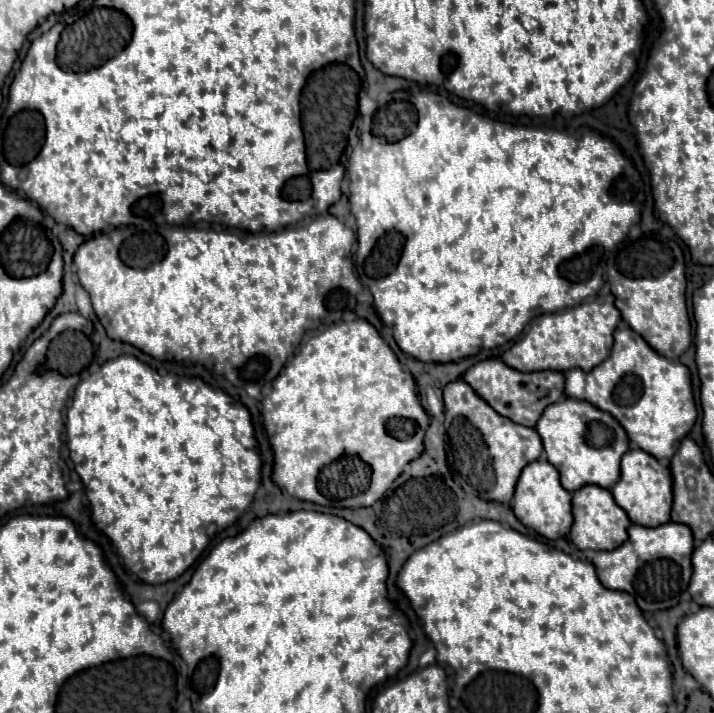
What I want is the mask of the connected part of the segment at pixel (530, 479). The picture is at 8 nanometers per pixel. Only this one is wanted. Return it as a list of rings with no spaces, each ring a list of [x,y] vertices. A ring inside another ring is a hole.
[[[538,459],[524,467],[524,471],[516,483],[516,491],[510,501],[510,507],[524,527],[530,527],[538,535],[554,541],[554,539],[562,539],[570,533],[570,527],[572,527],[570,501],[572,501],[572,493],[568,493],[560,485],[558,471],[546,459]]]

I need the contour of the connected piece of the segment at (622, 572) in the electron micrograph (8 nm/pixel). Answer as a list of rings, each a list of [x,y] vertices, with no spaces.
[[[664,523],[656,529],[630,525],[628,541],[614,551],[596,551],[592,563],[606,589],[624,591],[636,599],[644,613],[658,613],[688,601],[688,581],[692,573],[692,533],[686,525]]]

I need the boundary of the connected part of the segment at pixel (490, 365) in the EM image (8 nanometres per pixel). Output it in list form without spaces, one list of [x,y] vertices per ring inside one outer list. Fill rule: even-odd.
[[[486,359],[476,365],[472,365],[462,379],[482,397],[498,415],[508,417],[510,421],[524,425],[524,427],[534,427],[536,421],[540,419],[542,411],[564,399],[564,373],[556,371],[536,371],[536,373],[520,373],[516,369],[510,369],[504,365],[500,359]]]

